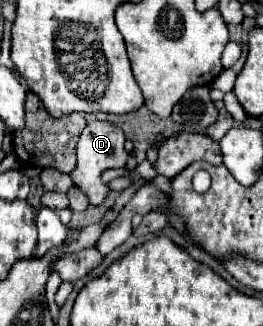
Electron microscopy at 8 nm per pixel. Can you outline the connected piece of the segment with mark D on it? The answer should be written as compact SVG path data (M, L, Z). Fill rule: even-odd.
M93 121L89 123L81 137L79 137L79 143L77 143L77 167L71 171L71 177L73 177L73 183L77 187L81 187L87 195L89 195L89 201L93 205L101 205L107 197L107 191L109 187L101 183L101 173L105 169L117 169L117 167L125 167L125 161L129 157L129 153L125 151L123 147L125 143L125 135L123 131L109 123L109 121Z

